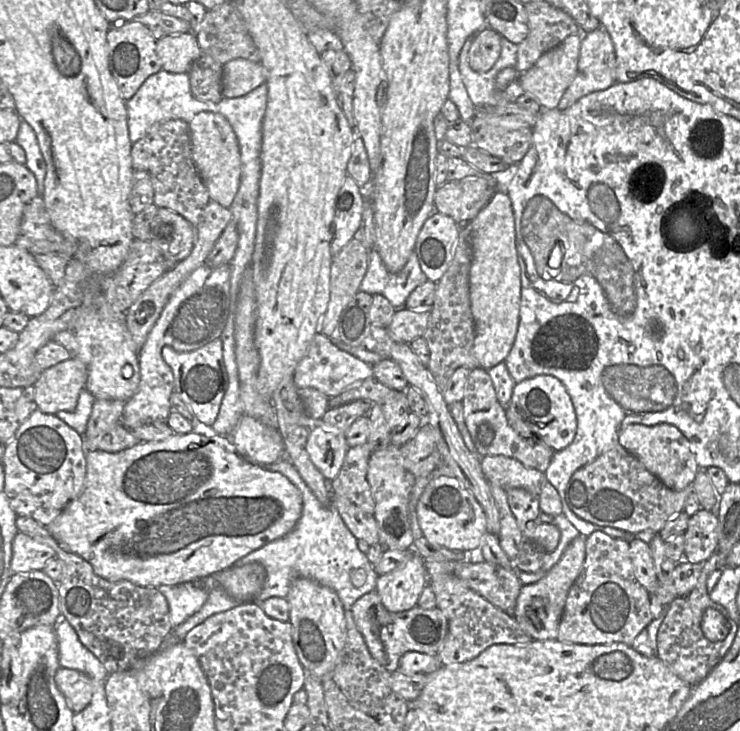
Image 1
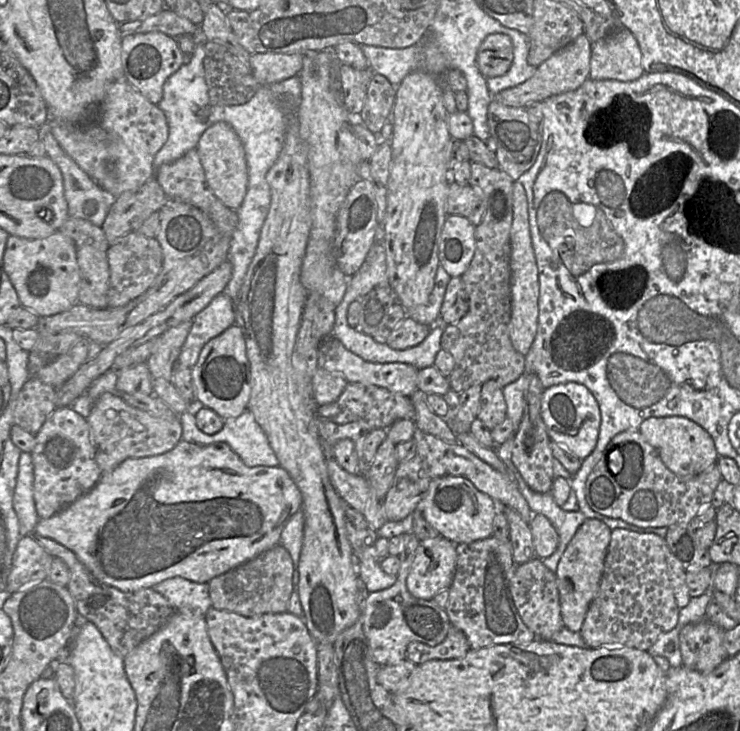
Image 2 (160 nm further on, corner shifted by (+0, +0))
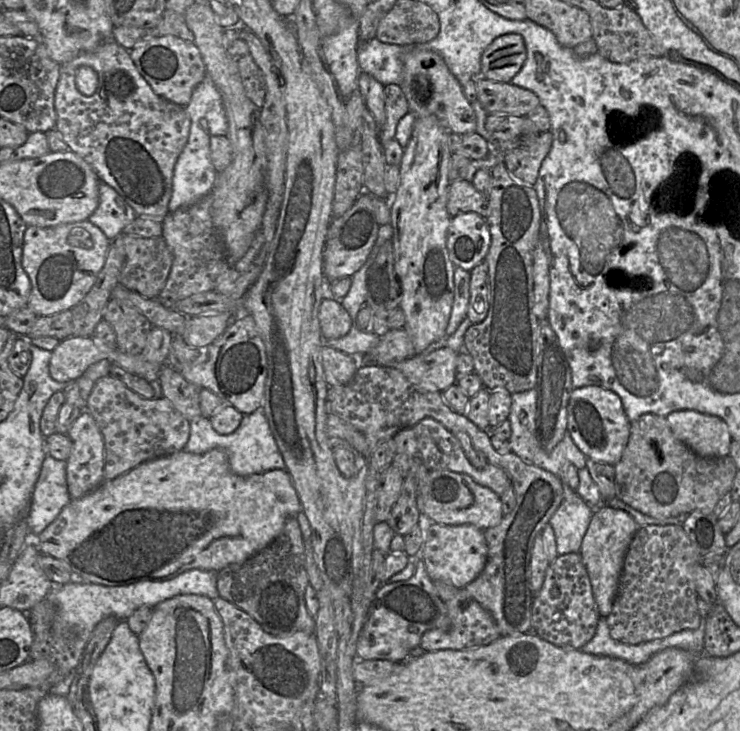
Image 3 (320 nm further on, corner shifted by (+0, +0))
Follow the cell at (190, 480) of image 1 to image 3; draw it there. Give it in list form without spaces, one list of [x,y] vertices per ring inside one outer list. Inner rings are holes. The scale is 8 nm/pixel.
[[[212,449],[204,454],[181,450],[144,462],[113,480],[104,480],[88,494],[77,500],[71,500],[56,519],[36,539],[31,539],[31,541],[35,543],[40,554],[49,555],[67,563],[74,575],[73,581],[119,587],[142,581],[164,581],[192,569],[221,571],[230,565],[242,563],[267,547],[282,531],[286,521],[290,517],[296,517],[299,512],[302,513],[301,503],[291,477],[285,470],[271,470],[250,476],[238,476],[231,471],[228,455],[223,449]]]

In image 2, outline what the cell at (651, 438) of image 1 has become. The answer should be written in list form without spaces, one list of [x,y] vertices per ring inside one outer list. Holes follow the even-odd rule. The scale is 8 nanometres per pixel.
[[[651,417],[641,423],[638,431],[658,451],[666,467],[678,476],[698,475],[716,465],[719,459],[711,435],[686,417]]]

